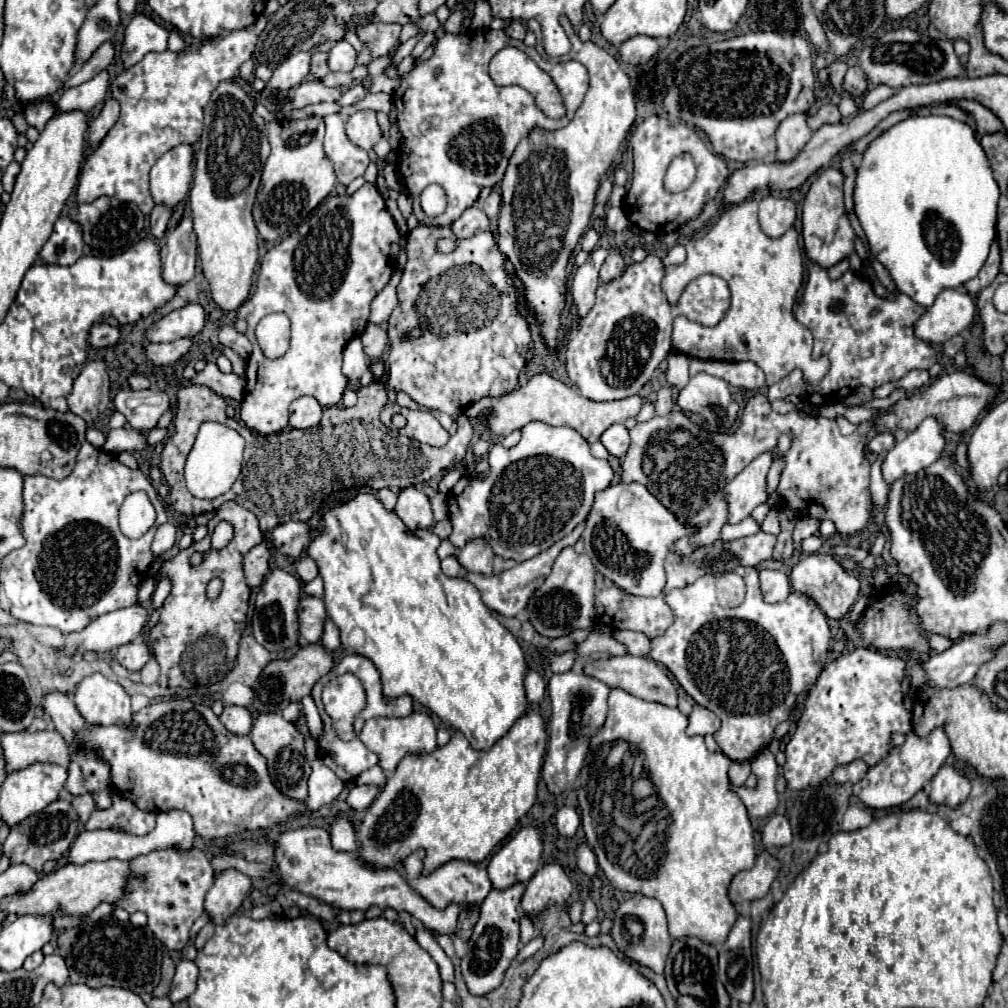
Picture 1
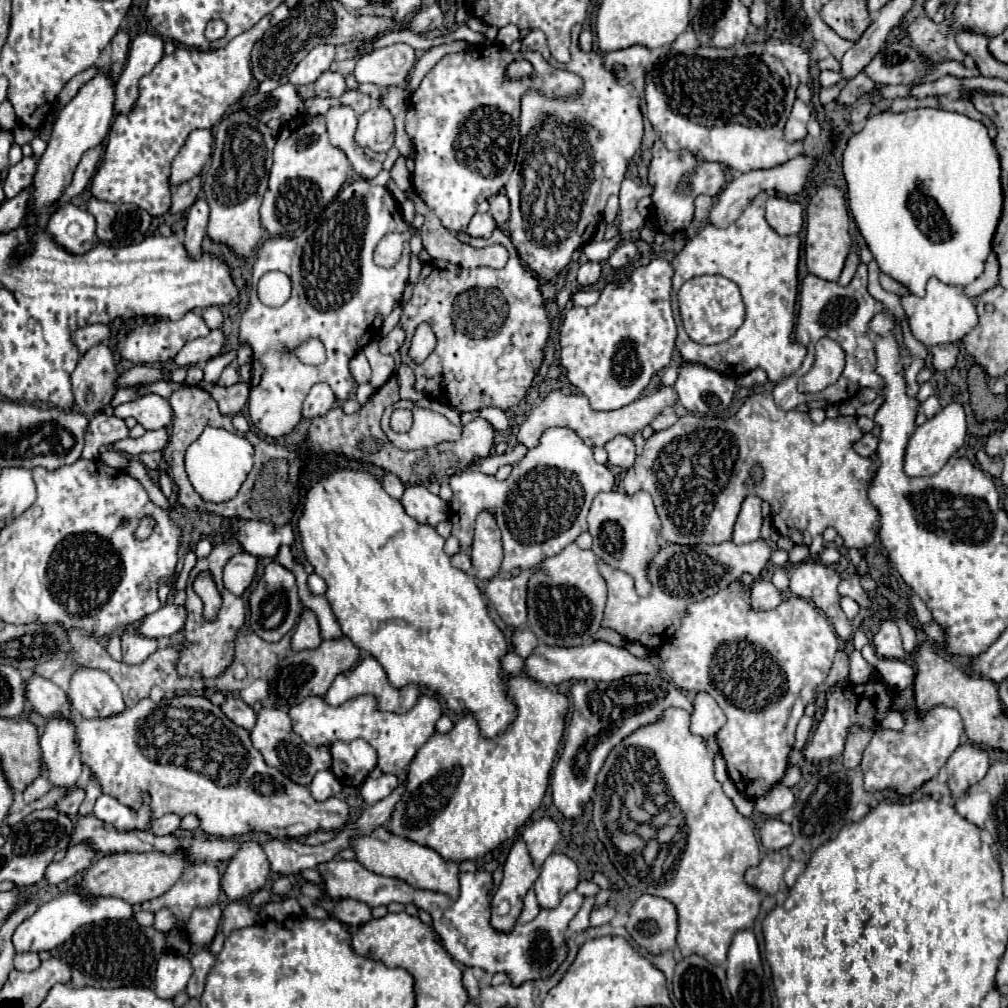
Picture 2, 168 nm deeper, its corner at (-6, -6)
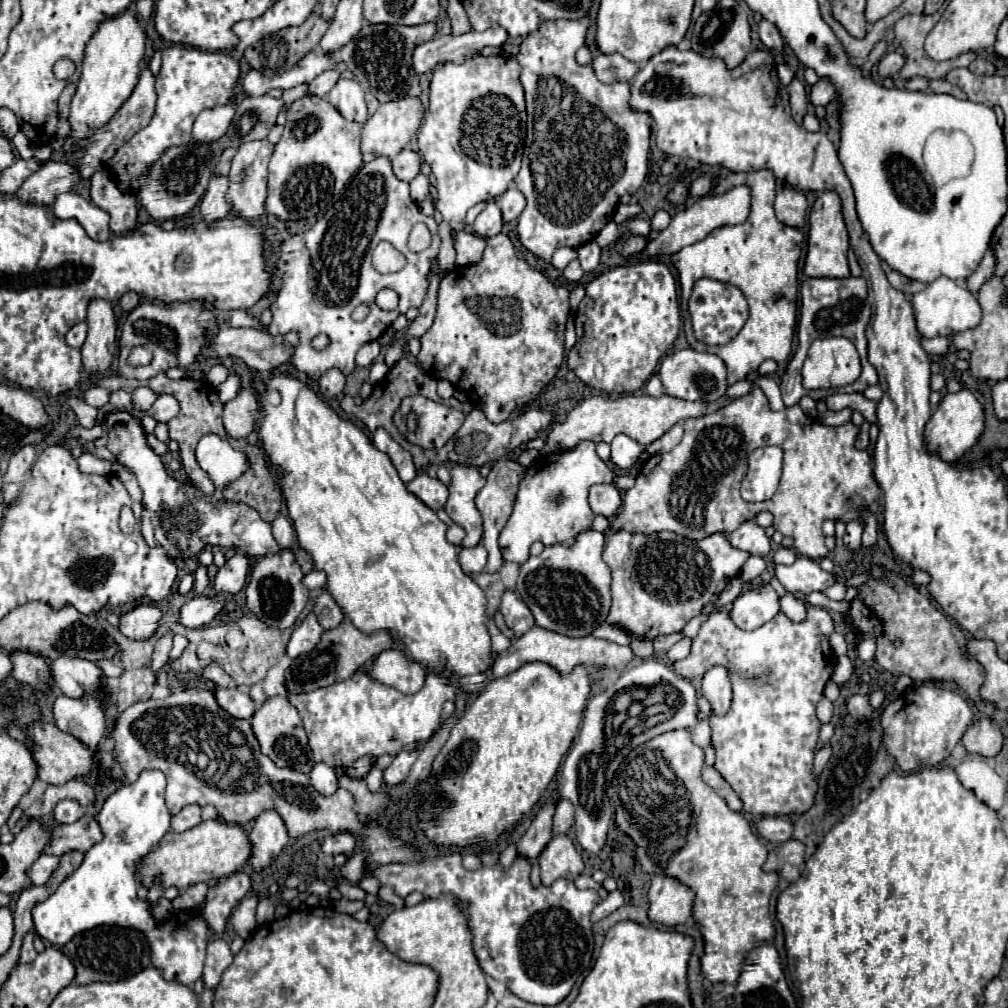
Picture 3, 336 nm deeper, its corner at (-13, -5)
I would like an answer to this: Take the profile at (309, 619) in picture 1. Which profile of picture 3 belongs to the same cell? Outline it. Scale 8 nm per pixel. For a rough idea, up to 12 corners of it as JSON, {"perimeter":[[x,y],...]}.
{"perimeter":[[315,613],[295,629],[287,655],[299,657],[313,651],[323,627]]}

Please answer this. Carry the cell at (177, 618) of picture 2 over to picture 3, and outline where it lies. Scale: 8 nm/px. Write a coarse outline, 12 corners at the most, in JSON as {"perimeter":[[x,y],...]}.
{"perimeter":[[219,595],[193,597],[181,607],[179,623],[205,627],[217,617]]}

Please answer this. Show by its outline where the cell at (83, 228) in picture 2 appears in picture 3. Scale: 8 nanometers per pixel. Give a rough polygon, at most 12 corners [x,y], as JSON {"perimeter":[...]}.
{"perimeter":[[77,193],[55,197],[59,219],[77,219],[95,241],[111,237],[109,215]]}

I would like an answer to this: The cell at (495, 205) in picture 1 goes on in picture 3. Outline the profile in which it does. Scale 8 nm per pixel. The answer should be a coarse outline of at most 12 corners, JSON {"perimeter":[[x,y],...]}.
{"perimeter":[[515,187],[497,197],[503,221],[517,219],[525,197]]}

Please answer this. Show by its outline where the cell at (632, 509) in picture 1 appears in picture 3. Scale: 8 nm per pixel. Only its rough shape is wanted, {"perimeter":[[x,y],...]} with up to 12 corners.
{"perimeter":[[593,485],[591,509],[607,519],[621,511],[615,485]]}

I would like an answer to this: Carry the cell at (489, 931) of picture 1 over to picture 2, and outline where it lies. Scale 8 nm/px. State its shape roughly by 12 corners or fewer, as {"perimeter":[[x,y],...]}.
{"perimeter":[[516,840],[504,878],[492,898],[510,904],[506,916],[492,912],[494,928],[514,928],[522,898],[538,878],[524,840]]}

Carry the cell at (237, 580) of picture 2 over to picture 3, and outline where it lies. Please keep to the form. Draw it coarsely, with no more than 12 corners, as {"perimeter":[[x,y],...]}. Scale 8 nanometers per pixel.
{"perimeter":[[233,555],[215,577],[217,593],[239,593],[251,561]]}

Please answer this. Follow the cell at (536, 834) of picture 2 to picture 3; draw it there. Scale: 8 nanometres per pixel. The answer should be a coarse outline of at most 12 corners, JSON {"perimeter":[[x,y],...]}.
{"perimeter":[[557,803],[553,837],[565,835],[573,825],[573,805]]}

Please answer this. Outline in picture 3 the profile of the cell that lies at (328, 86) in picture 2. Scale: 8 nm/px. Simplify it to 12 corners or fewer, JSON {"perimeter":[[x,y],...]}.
{"perimeter":[[323,71],[309,83],[309,93],[327,97],[341,73]]}

